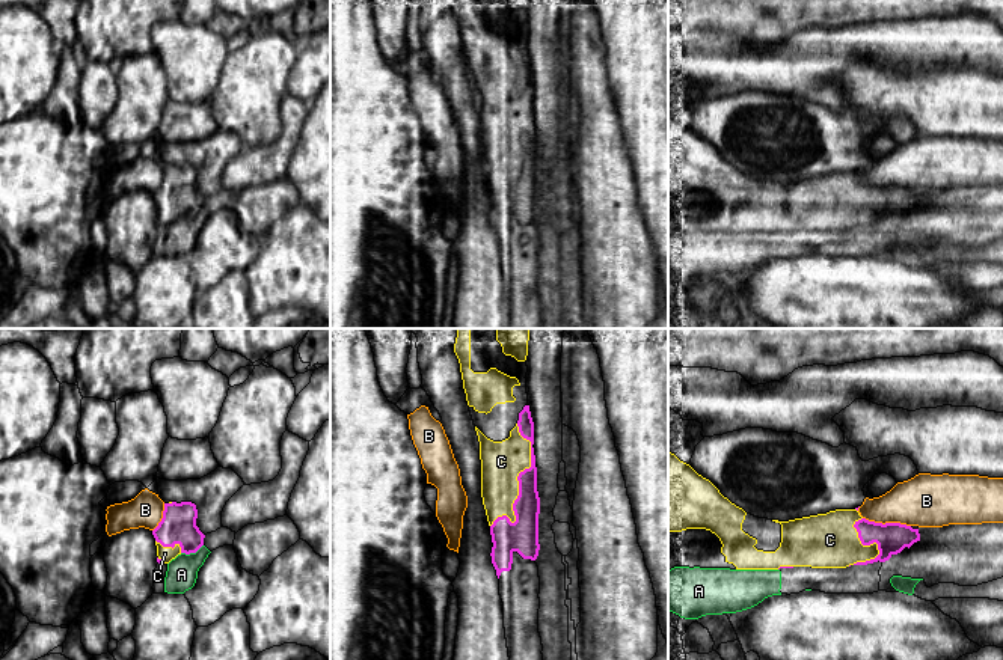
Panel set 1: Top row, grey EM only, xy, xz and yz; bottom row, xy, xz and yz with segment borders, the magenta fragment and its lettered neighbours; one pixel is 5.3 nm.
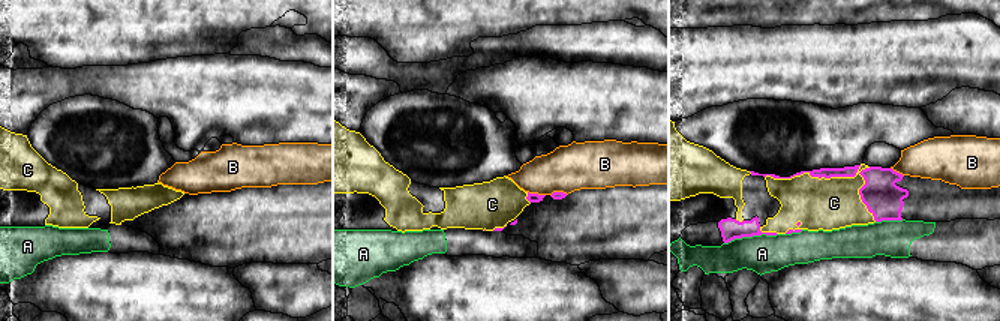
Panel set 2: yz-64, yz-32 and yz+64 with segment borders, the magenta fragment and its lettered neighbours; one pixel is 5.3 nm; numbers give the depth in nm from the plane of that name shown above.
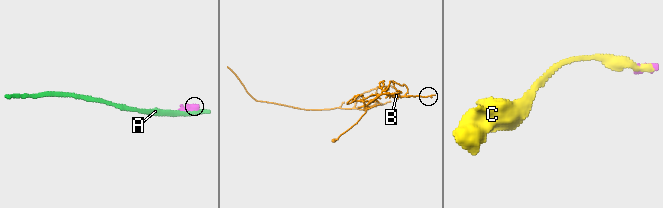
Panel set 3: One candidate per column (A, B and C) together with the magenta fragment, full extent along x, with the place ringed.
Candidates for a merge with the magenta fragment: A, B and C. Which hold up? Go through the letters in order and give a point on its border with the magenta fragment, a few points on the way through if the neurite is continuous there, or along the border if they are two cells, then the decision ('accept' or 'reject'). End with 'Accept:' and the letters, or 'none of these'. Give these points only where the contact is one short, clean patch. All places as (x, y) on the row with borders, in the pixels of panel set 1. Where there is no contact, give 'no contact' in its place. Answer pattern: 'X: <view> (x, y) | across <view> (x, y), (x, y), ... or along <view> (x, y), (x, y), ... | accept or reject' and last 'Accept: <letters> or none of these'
A: xy (192, 552) | reject
B: yz (887, 523) | along yz (863, 517), (872, 522), (905, 523), (910, 526) | reject
C: xz (519, 482) | accept
Accept: C

